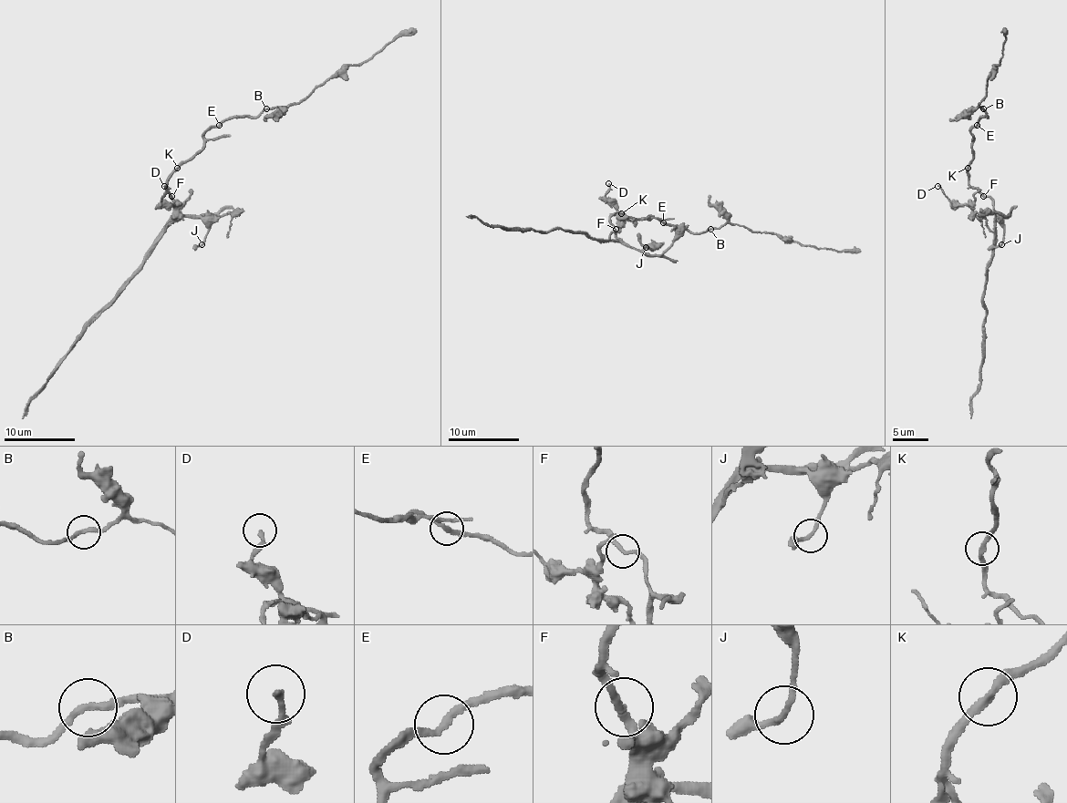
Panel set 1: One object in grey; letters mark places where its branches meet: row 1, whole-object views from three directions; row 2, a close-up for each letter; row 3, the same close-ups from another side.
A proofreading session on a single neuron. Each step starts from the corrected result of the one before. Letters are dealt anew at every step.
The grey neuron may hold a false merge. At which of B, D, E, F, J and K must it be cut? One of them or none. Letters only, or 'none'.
none

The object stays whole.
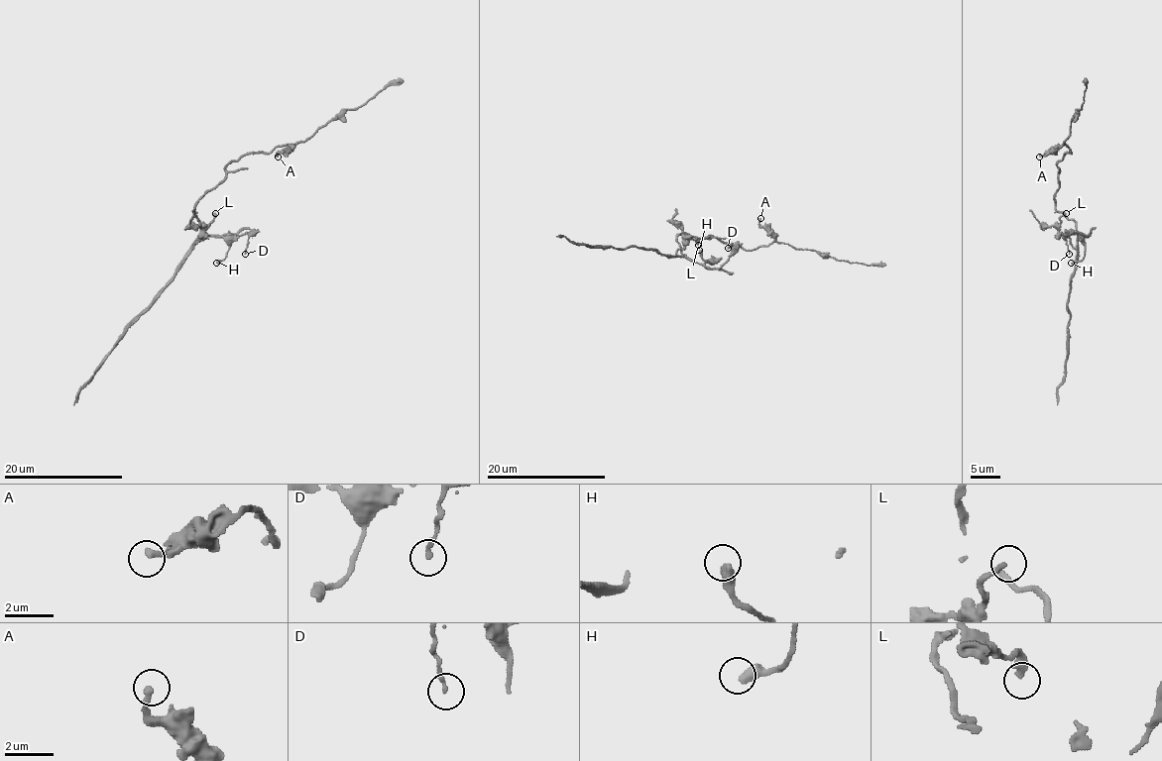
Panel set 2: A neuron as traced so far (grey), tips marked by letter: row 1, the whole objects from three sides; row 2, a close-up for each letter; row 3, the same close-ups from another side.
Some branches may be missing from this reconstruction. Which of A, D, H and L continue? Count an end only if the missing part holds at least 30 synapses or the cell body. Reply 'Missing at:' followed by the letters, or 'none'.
Missing at: none

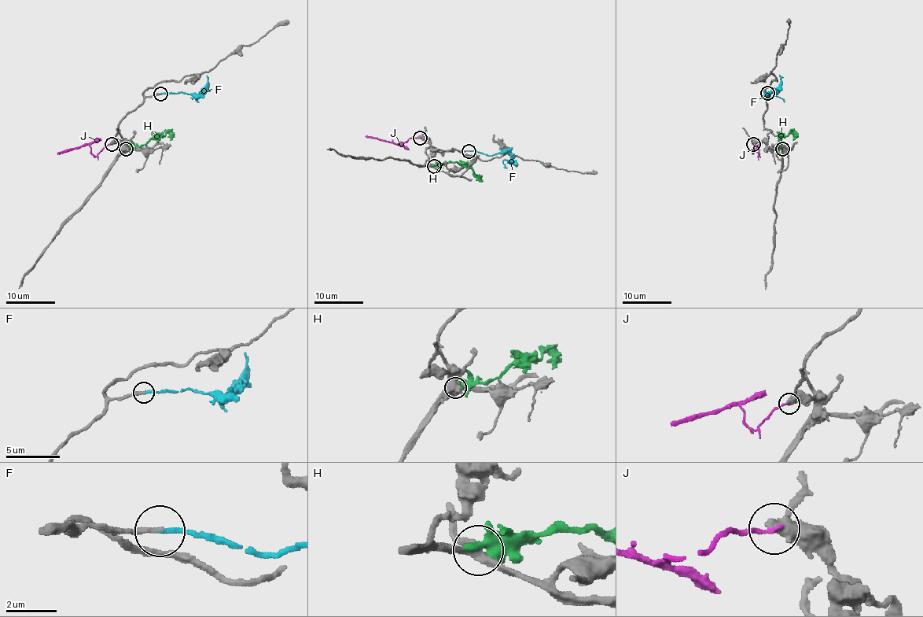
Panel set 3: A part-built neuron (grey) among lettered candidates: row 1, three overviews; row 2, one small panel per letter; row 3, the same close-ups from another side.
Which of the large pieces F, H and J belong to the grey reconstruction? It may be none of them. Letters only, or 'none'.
F

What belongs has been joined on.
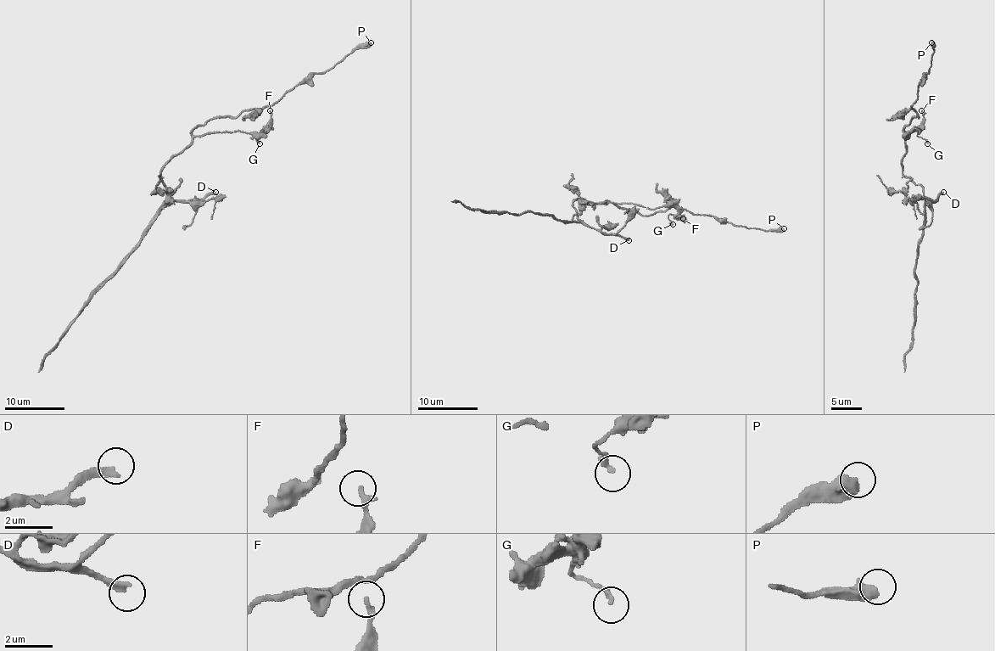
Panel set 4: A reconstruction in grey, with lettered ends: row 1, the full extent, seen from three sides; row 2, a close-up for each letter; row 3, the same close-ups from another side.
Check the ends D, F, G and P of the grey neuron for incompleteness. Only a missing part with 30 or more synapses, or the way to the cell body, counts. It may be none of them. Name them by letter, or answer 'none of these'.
D

